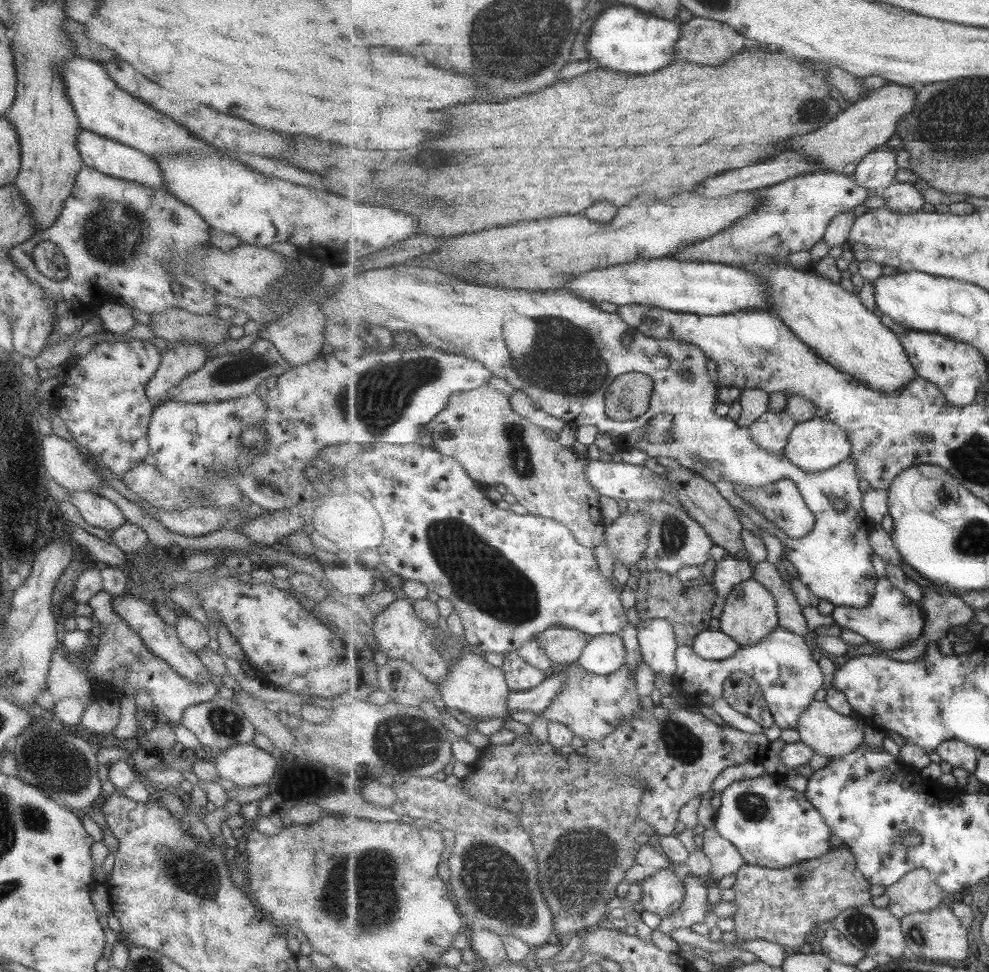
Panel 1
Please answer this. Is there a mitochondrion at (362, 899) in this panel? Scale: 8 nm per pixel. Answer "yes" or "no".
yes

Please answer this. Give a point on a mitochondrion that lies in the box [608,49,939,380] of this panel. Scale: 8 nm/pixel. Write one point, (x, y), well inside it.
(812, 111)

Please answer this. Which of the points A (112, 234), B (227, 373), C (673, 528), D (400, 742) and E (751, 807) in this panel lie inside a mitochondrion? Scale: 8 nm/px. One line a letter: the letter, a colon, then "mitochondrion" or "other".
A: mitochondrion
B: mitochondrion
C: mitochondrion
D: mitochondrion
E: mitochondrion

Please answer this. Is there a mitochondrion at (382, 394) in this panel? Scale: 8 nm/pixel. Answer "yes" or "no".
yes

